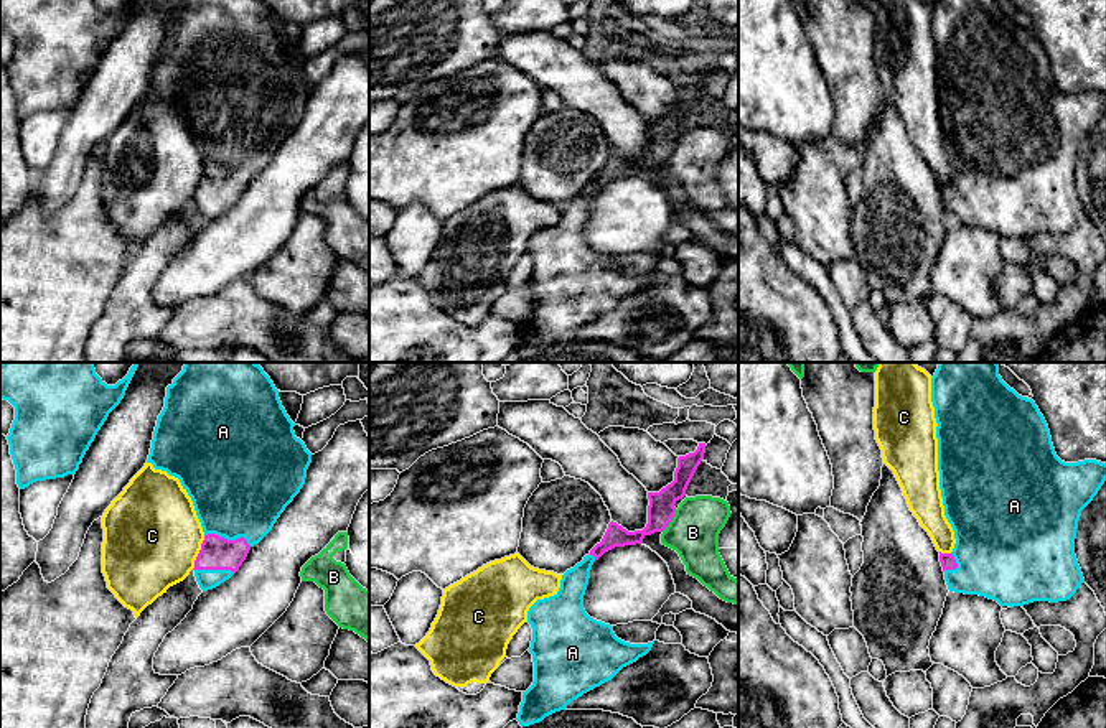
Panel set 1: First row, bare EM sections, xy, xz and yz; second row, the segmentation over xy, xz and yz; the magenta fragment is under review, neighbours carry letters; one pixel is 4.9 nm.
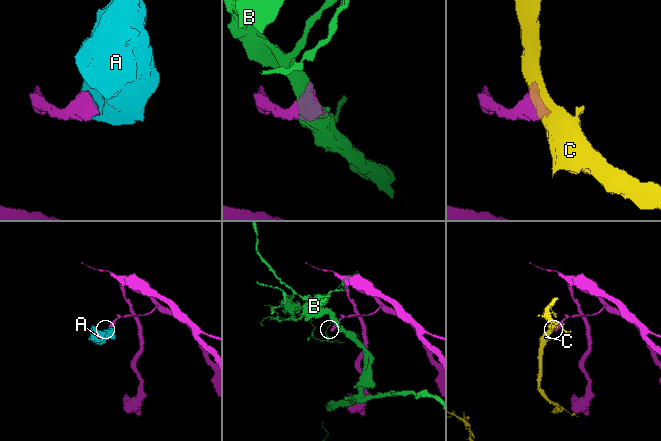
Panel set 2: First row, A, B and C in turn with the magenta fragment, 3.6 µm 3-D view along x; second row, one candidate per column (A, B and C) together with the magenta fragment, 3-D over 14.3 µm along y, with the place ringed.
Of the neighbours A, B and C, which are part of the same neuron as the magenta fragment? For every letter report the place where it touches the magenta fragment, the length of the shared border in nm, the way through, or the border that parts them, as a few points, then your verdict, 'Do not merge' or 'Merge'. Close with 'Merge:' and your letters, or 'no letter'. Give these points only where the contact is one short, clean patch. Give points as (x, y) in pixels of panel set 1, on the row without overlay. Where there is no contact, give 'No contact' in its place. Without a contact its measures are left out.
A: Touches magenta at xy (226, 170). Shared border 240 nm. Merge
B: Touches magenta at xz (671, 150). Shared border 130 nm. Do not merge
C: Touches magenta at xy (200, 183). Shared border 180 nm. Do not merge
Merge: A

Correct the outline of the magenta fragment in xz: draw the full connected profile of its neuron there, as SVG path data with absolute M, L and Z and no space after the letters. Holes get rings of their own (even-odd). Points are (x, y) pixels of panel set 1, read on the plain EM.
M699 74L694 84L677 89L674 112L659 124L648 124L648 155L643 161L628 163L616 153L610 153L600 175L597 175L580 194L562 206L560 219L554 227L537 231L527 242L527 254L532 259L529 283L534 293L534 313L523 323L518 352L529 357L546 348L565 341L565 338L583 324L612 311L623 298L646 287L654 272L648 275L630 275L618 270L613 257L590 249L583 240L583 226L588 216L590 201L595 191L615 178L643 175L646 166L663 163L676 145L674 135L686 127L686 120L704 91L705 74Z

